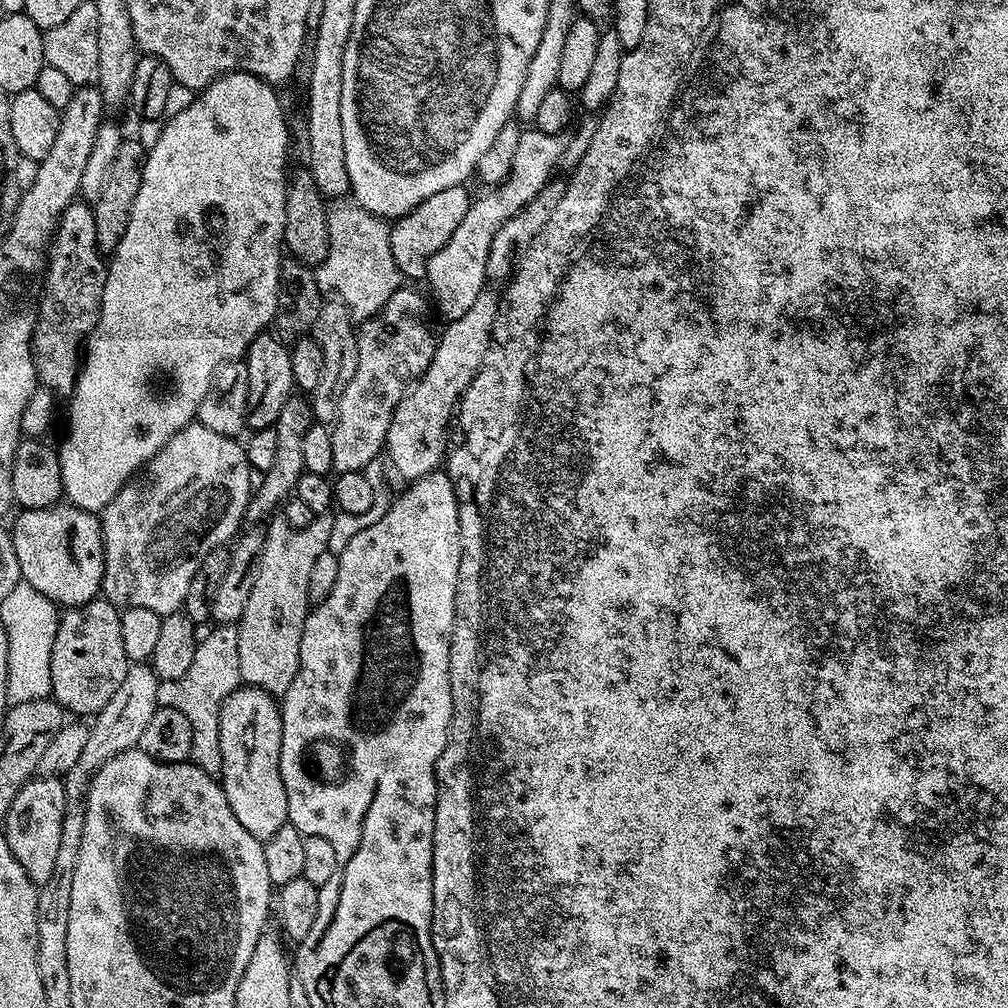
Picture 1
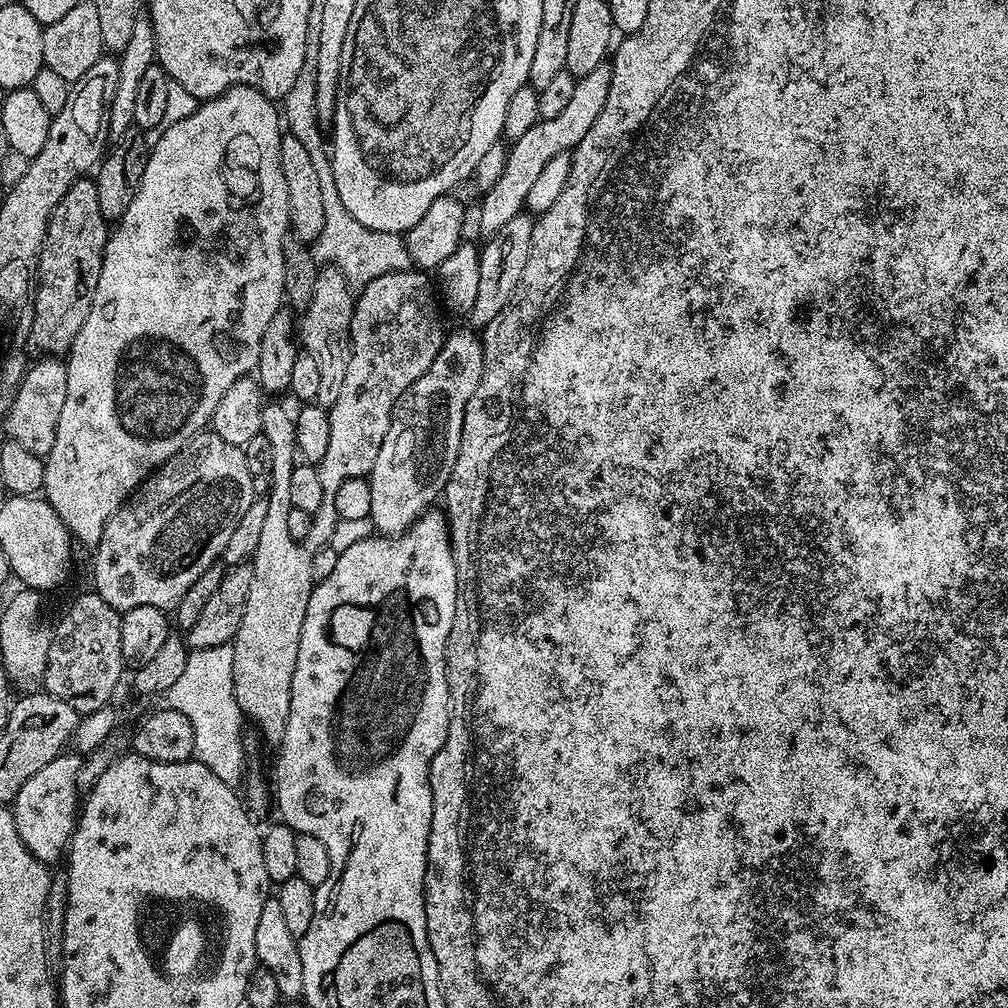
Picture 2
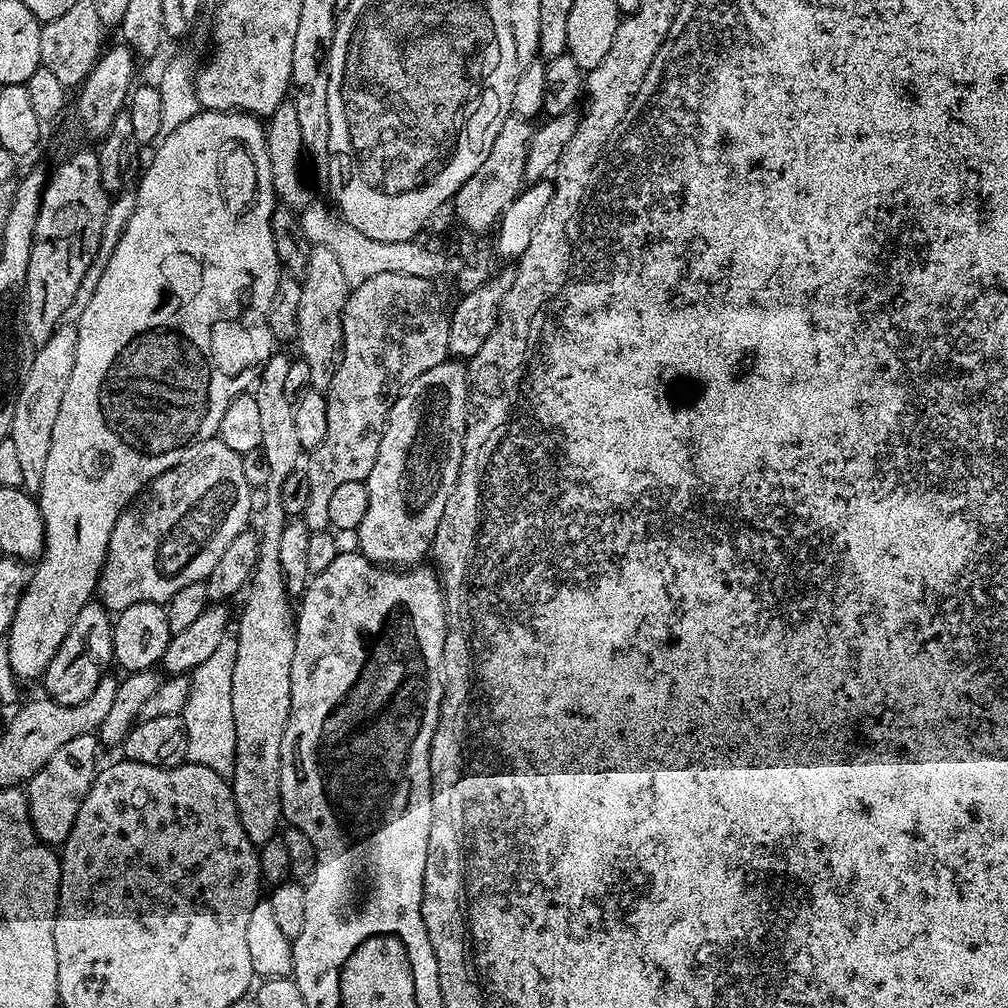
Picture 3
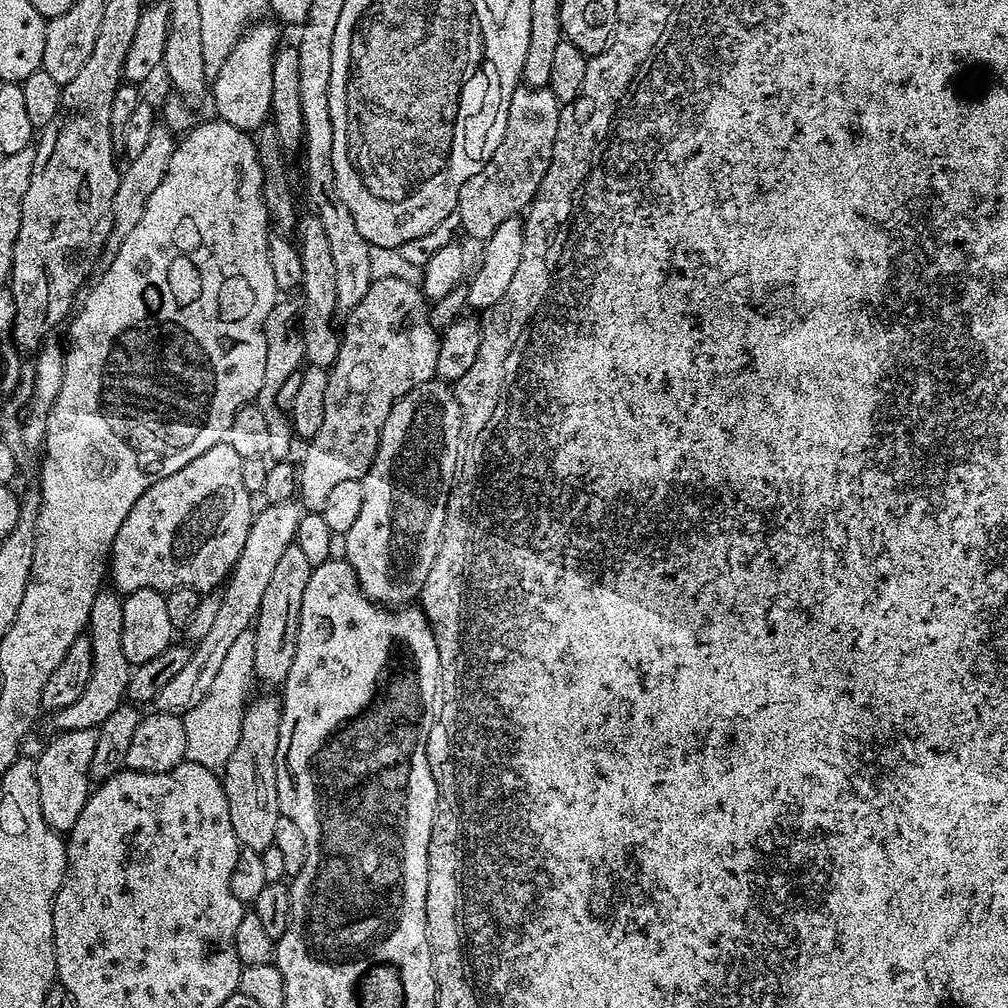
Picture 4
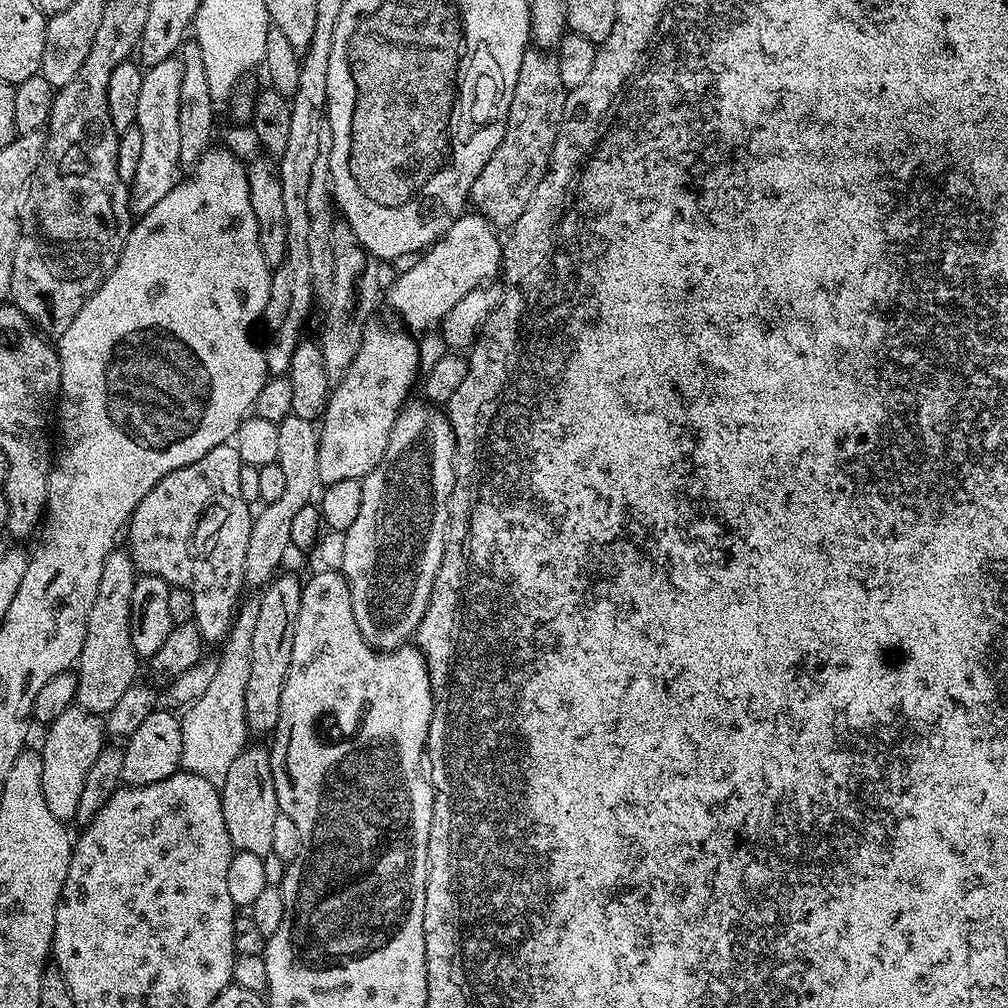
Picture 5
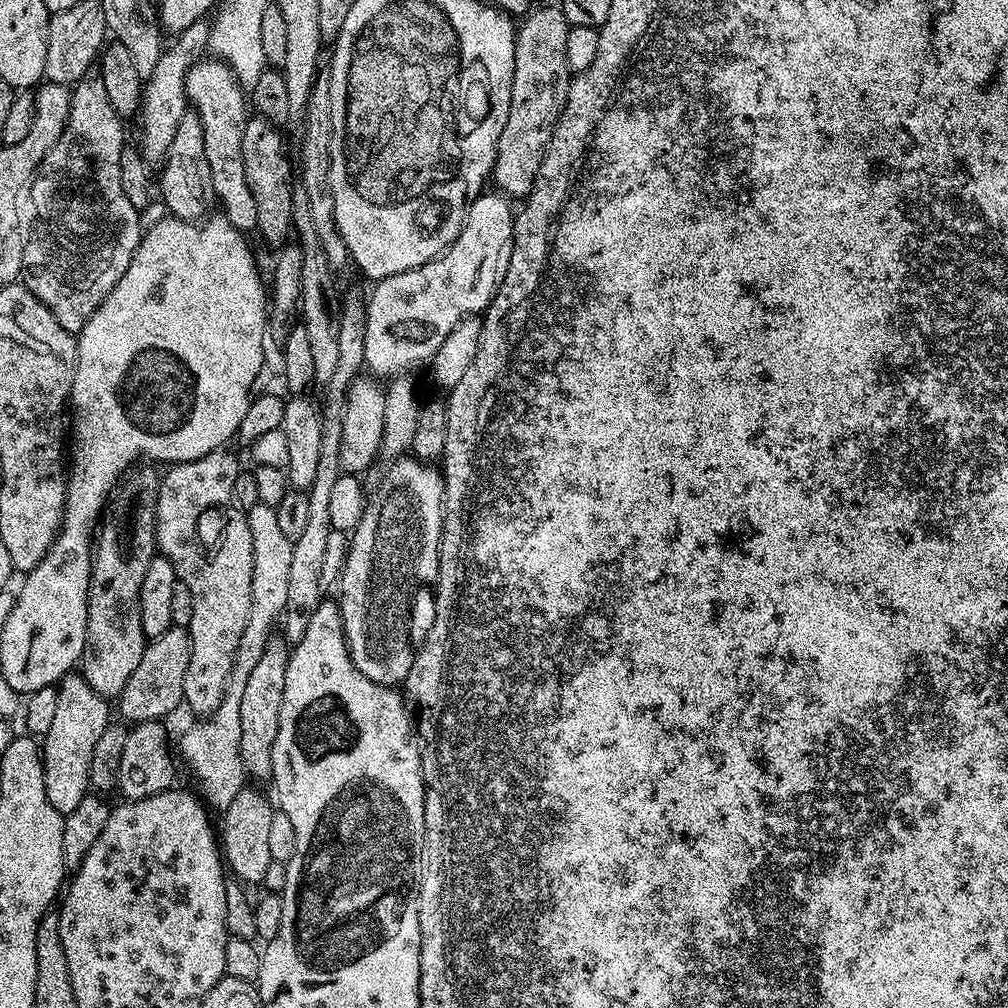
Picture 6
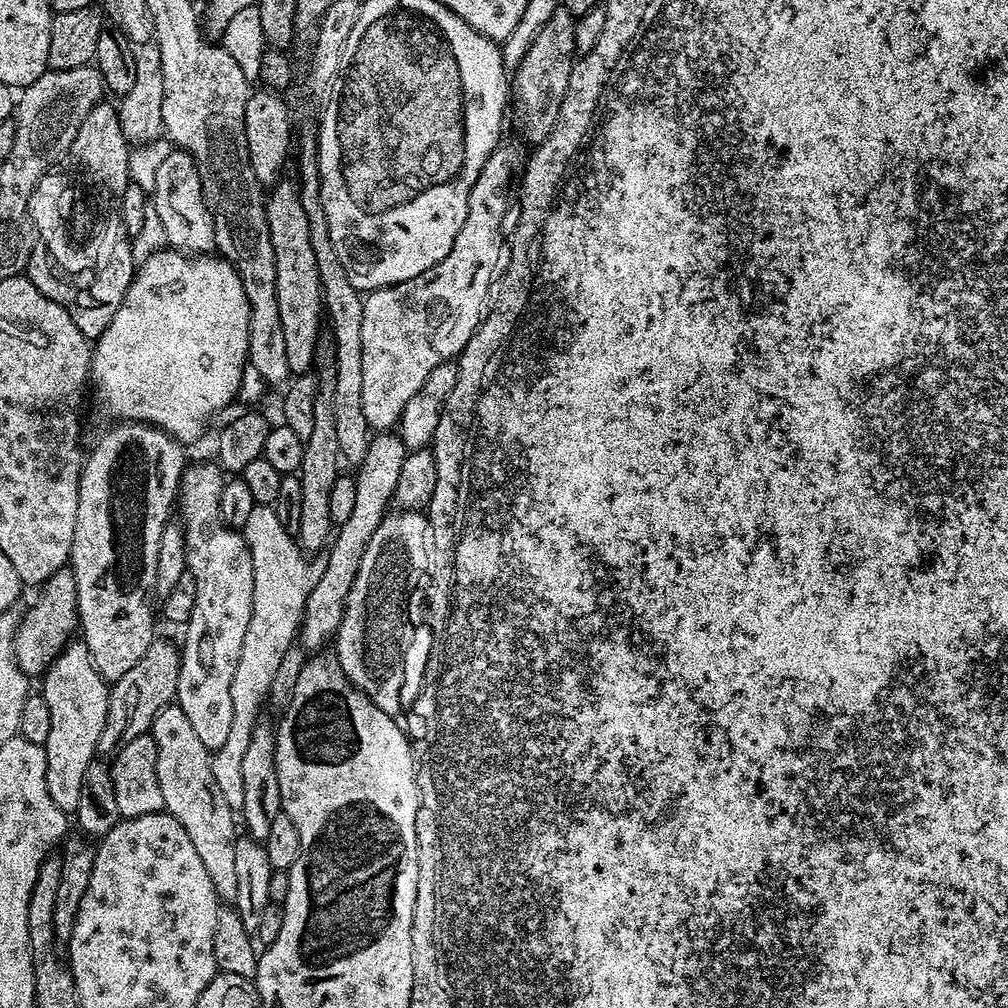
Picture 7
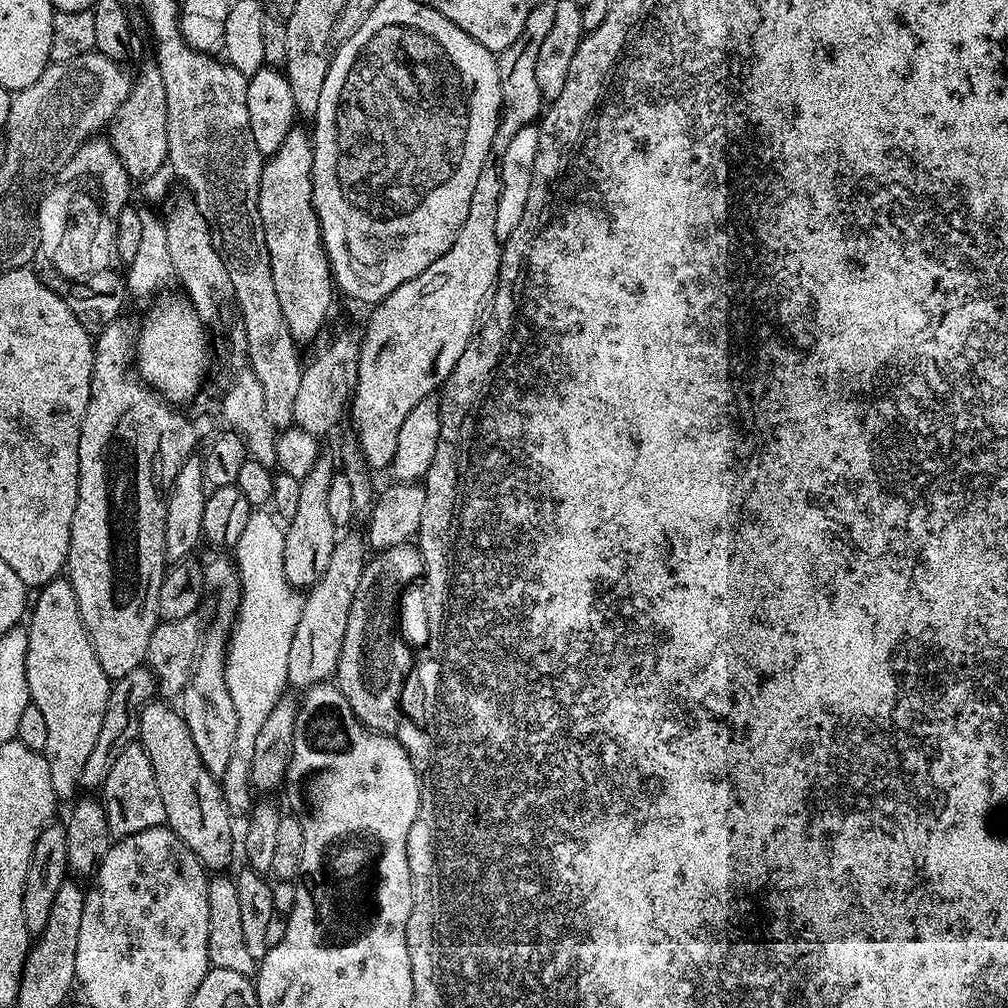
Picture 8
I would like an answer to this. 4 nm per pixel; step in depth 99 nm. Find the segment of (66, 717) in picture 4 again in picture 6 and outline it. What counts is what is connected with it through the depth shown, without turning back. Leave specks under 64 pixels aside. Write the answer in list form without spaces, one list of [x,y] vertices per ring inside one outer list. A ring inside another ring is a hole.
[[[144,462],[124,473],[112,489],[106,511],[94,536],[82,675],[85,682],[105,698],[119,697],[126,682],[137,669],[146,645],[142,614],[138,610],[138,594],[146,566],[150,566],[152,557],[158,552],[156,492],[161,481],[158,472],[156,476],[151,467],[155,468],[151,463]]]

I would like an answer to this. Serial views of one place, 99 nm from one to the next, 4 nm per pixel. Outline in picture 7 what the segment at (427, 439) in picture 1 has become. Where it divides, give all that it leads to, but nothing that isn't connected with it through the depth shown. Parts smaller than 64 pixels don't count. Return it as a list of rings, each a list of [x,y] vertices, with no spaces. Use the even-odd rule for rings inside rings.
[[[396,510],[385,516],[374,530],[358,578],[350,586],[344,617],[334,637],[334,655],[346,678],[378,710],[396,716],[404,692],[404,599],[408,579],[430,568],[430,529],[428,517],[420,510]]]

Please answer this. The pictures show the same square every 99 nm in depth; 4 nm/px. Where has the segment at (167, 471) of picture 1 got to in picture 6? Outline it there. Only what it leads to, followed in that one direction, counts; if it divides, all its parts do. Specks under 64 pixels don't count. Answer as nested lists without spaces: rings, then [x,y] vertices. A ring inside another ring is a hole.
[[[217,450],[197,460],[173,464],[167,471],[168,473],[163,473],[160,488],[156,492],[156,546],[159,555],[170,558],[170,566],[174,566],[174,574],[177,581],[187,586],[190,589],[190,594],[194,594],[196,618],[187,627],[189,638],[192,640],[192,657],[190,658],[189,666],[186,667],[183,703],[186,705],[186,708],[188,706],[190,711],[197,712],[195,714],[197,717],[207,718],[211,716],[214,710],[218,710],[218,706],[224,697],[224,691],[228,685],[228,679],[230,678],[232,667],[238,654],[238,641],[242,638],[242,630],[246,630],[246,618],[250,618],[250,606],[252,605],[252,571],[254,570],[252,535],[250,534],[247,515],[236,505],[236,499],[232,497],[232,487],[238,478],[238,474],[242,471],[242,464],[239,464],[228,453],[228,450]]]

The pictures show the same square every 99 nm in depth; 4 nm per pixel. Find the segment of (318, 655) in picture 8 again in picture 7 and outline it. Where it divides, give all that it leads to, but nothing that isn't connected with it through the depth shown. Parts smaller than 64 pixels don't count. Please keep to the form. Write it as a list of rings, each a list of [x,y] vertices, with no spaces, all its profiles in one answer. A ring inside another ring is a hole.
[[[384,430],[371,437],[368,453],[358,468],[360,474],[356,474],[354,478],[356,489],[350,518],[346,518],[346,522],[342,522],[335,529],[326,548],[329,556],[326,570],[321,577],[315,578],[310,594],[306,598],[304,615],[298,631],[298,640],[305,653],[319,653],[327,645],[324,643],[327,640],[329,643],[339,630],[350,586],[354,586],[354,578],[358,578],[358,566],[362,566],[362,554],[366,554],[366,546],[370,546],[374,530],[378,530],[385,516],[389,515],[390,505],[393,503],[398,486],[398,474],[402,474],[404,459],[408,454],[409,449],[405,448],[395,431]]]

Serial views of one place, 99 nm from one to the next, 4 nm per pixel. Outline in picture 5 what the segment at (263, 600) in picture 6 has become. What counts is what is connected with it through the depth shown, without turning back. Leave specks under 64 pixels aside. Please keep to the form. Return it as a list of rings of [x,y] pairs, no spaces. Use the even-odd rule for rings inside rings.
[[[259,599],[241,603],[233,619],[232,628],[222,641],[224,653],[216,660],[214,679],[198,702],[187,705],[180,716],[182,726],[183,771],[193,772],[206,782],[223,786],[226,774],[234,763],[234,758],[249,743],[250,733],[246,726],[246,686],[251,670],[251,646],[255,623],[258,620]]]

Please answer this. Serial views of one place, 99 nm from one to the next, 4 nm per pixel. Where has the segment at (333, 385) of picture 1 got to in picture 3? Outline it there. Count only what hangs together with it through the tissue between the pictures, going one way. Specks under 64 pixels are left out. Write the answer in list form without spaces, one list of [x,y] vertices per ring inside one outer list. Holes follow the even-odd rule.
[[[317,244],[310,250],[310,258],[306,262],[306,270],[300,280],[302,286],[302,302],[298,302],[298,330],[295,343],[300,344],[299,359],[310,366],[310,385],[315,391],[327,393],[330,382],[334,382],[336,365],[340,363],[344,346],[344,307],[348,301],[350,285],[346,274],[342,274],[342,262],[338,262],[338,254],[325,244]]]

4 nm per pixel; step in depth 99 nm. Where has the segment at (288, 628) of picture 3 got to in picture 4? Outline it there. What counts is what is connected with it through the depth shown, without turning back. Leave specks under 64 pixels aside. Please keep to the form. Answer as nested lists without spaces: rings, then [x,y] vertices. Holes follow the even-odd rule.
[[[280,298],[270,310],[270,314],[264,319],[264,337],[266,338],[266,370],[262,374],[262,390],[258,397],[258,403],[262,414],[266,417],[266,426],[270,433],[270,450],[268,456],[273,461],[287,460],[294,441],[294,433],[289,417],[285,409],[276,405],[278,389],[282,382],[290,378],[301,367],[304,360],[304,339],[300,333],[300,313],[302,304],[296,298]],[[253,695],[244,705],[242,734],[238,734],[238,746],[234,746],[230,762],[226,762],[222,769],[226,806],[230,806],[230,822],[234,825],[234,834],[245,849],[263,850],[274,842],[274,830],[281,816],[276,785],[276,755],[281,726],[281,697]]]

